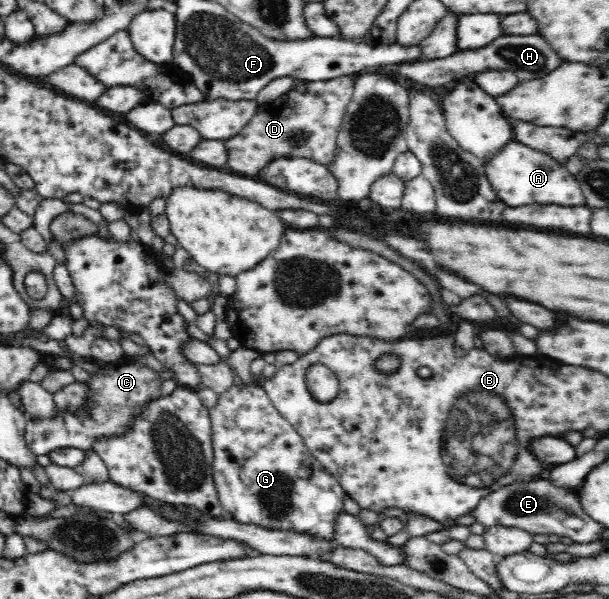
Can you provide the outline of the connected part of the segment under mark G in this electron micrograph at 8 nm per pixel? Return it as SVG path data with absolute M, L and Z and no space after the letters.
M232 385L228 391L219 394L219 400L214 407L209 408L210 421L212 425L213 444L213 482L218 493L218 498L222 508L226 513L230 513L232 519L245 524L256 524L266 529L290 530L294 532L308 532L310 536L318 536L334 542L334 522L335 517L344 510L344 491L338 480L327 473L322 465L314 458L314 455L306 448L303 438L297 430L286 421L285 417L273 406L268 394L260 385Z

